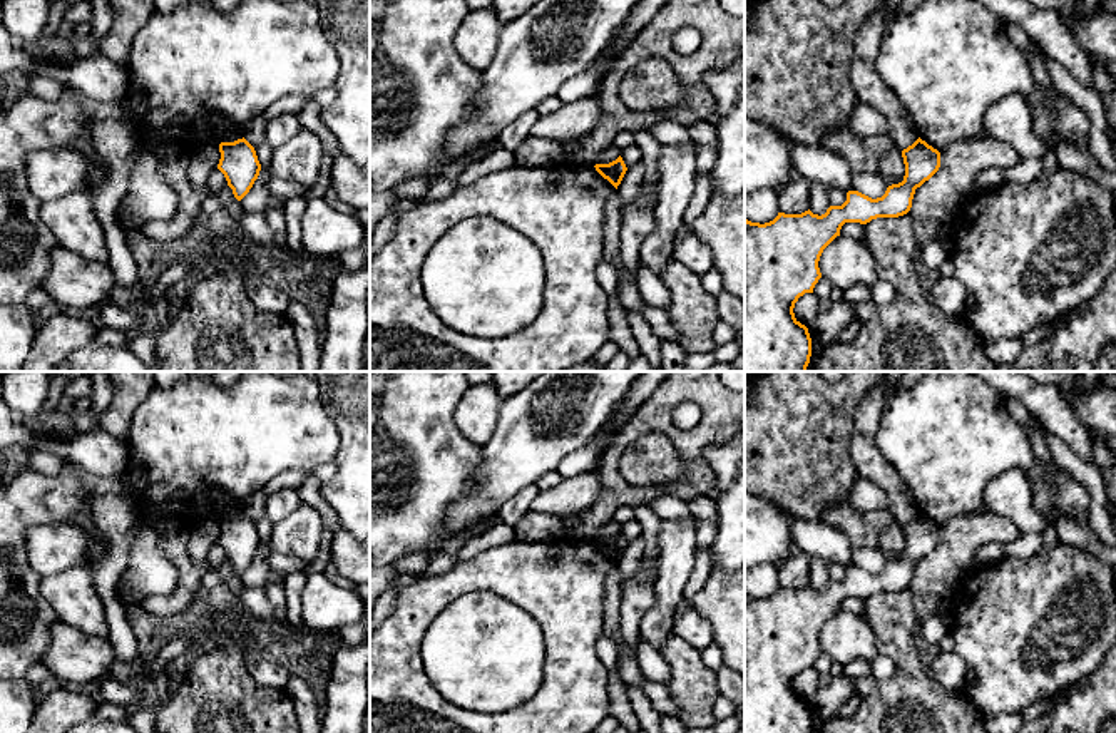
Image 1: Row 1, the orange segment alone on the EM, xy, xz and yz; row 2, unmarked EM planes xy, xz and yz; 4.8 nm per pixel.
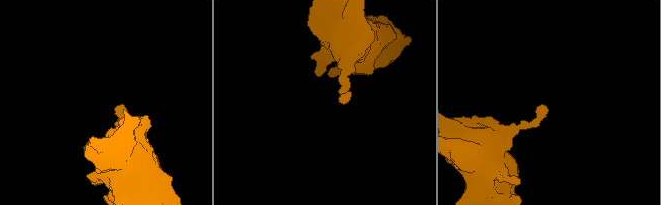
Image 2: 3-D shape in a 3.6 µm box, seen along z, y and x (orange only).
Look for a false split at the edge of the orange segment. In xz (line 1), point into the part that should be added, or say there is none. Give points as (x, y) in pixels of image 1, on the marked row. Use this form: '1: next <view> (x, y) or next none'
1: next none

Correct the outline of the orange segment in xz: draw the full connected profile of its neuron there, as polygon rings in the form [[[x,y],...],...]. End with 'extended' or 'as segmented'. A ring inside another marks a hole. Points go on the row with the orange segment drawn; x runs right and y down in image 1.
[[[619,156],[616,161],[609,162],[609,164],[596,164],[594,166],[596,171],[607,179],[616,189],[621,184],[627,167],[622,161],[622,157]]]; as segmented

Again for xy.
[[[243,137],[219,144],[221,159],[218,169],[224,174],[233,194],[241,201],[259,176],[261,164],[254,147]]]; as segmented

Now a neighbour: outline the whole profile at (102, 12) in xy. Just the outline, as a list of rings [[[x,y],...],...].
[[[90,0],[90,5],[94,12],[94,23],[89,35],[100,52],[100,42],[114,23],[114,12],[109,0]]]

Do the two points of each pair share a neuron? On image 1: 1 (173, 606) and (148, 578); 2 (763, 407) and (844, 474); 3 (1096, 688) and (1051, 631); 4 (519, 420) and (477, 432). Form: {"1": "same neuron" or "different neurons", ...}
{"1": "different neurons", "2": "same neuron", "3": "different neurons", "4": "different neurons"}

